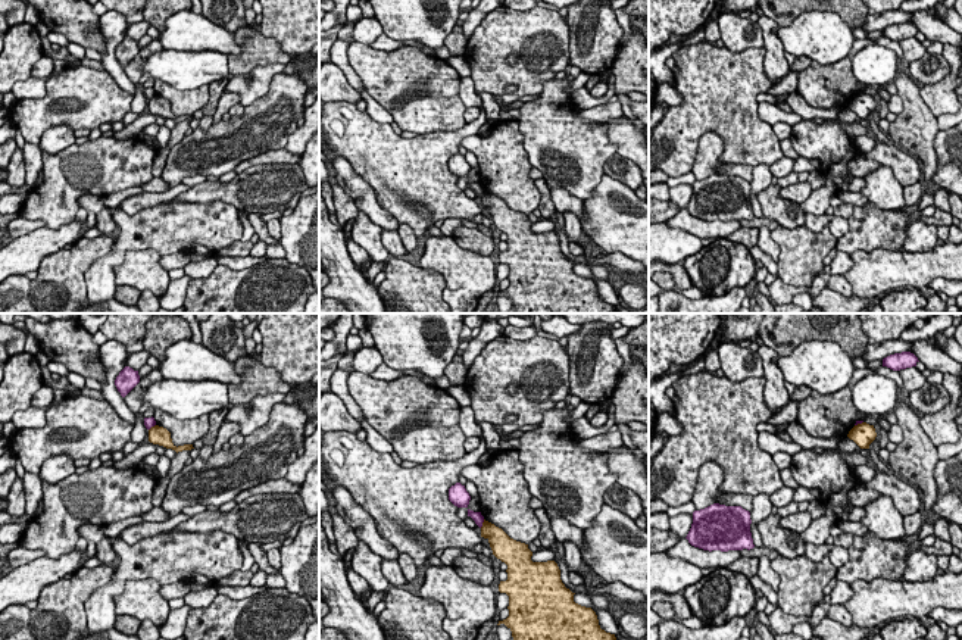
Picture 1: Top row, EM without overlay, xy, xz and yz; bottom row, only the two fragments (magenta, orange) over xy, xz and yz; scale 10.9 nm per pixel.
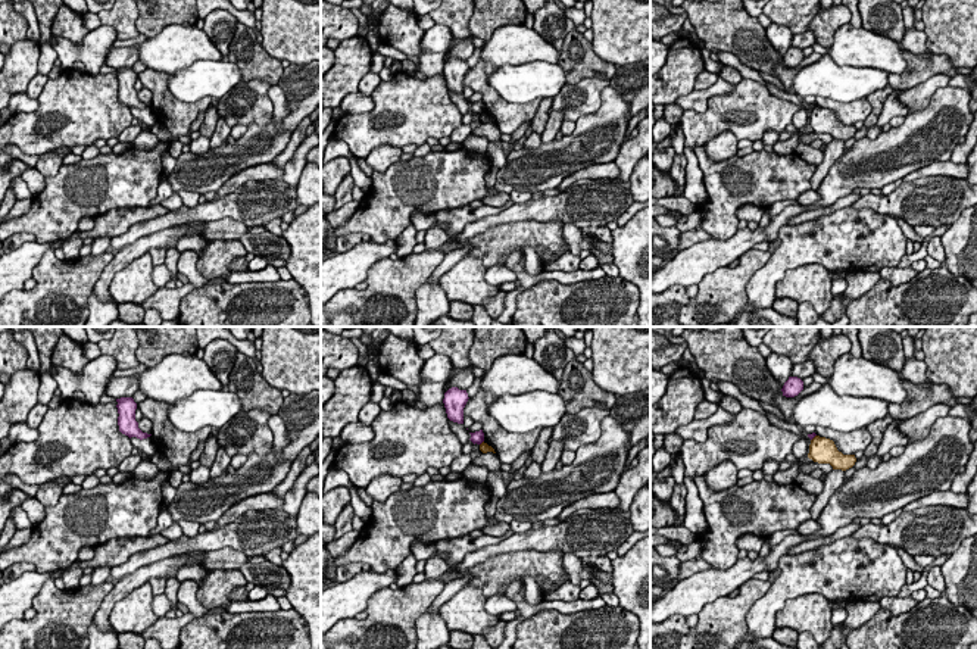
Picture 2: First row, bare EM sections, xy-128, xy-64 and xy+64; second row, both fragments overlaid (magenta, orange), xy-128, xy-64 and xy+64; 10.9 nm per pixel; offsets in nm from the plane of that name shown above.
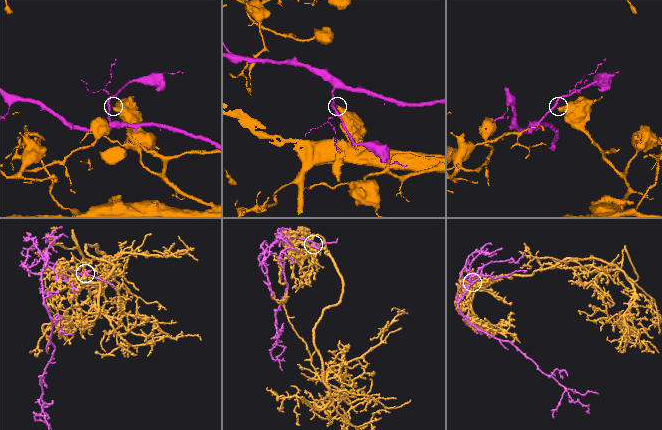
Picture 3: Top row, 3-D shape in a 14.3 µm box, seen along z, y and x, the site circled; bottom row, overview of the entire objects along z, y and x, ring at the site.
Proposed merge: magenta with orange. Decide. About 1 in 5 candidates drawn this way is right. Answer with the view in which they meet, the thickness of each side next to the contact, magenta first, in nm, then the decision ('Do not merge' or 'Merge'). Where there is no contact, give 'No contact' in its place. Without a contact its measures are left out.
Touches magenta in xz. Thickness 120 nm (magenta) against 220 nm. Do not merge

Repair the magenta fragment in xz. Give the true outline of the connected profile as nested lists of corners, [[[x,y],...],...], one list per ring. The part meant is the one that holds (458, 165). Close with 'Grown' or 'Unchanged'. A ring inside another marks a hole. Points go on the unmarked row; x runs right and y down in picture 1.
[[[456,153],[449,159],[449,171],[457,178],[468,178],[471,166],[466,162],[465,156]]]. Unchanged

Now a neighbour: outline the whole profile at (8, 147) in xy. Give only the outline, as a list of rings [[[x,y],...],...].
[[[13,138],[0,144],[0,169],[7,169],[9,162],[16,150],[16,141]]]

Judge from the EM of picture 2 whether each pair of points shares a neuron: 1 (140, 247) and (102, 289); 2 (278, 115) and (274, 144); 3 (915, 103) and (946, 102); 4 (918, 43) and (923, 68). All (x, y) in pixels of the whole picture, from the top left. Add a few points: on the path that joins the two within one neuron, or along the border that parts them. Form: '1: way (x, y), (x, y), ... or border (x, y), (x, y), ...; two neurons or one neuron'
1: way (128, 253), (106, 277); one neuron
2: way (275, 122), (274, 137); one neuron
3: border (948, 84), (938, 89), (923, 108), (908, 115); two neurons
4: border (902, 47), (915, 55), (932, 53); two neurons

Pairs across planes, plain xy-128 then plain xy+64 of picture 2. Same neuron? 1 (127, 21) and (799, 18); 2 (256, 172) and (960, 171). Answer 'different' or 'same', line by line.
1: same
2: same

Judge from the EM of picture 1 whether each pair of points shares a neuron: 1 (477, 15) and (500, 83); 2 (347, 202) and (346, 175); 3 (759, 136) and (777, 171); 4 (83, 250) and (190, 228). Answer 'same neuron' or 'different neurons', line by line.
1: different neurons
2: different neurons
3: different neurons
4: different neurons

